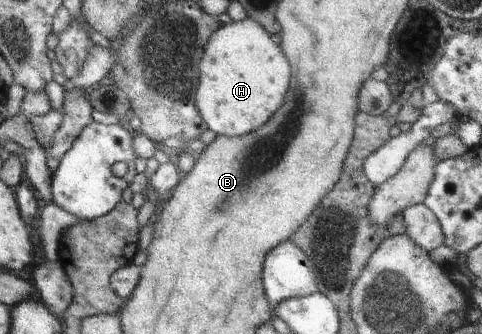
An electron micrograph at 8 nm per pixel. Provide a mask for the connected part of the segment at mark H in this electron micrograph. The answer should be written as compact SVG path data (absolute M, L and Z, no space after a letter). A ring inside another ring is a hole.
M247 18L222 24L210 37L199 63L199 82L195 103L207 129L240 137L262 125L282 105L290 67L266 29Z

